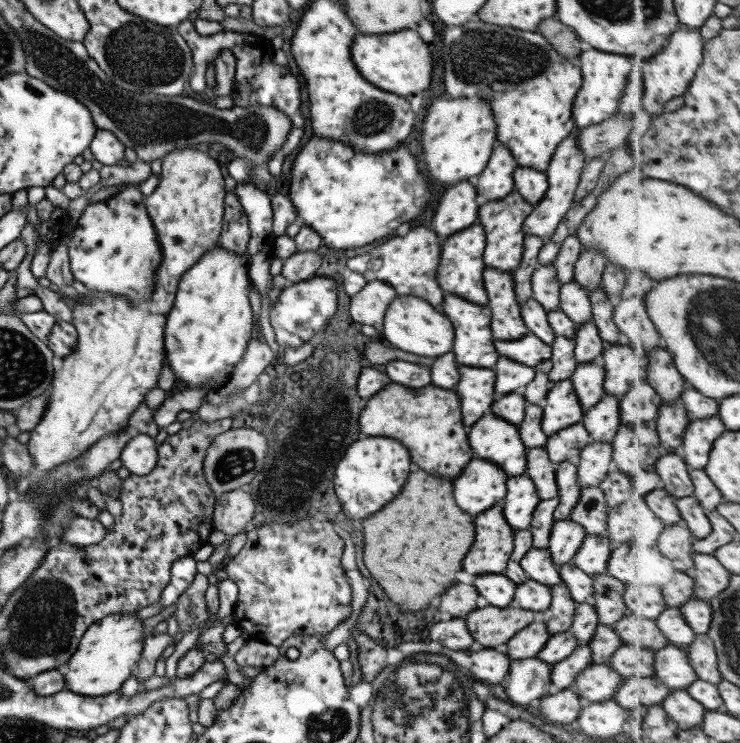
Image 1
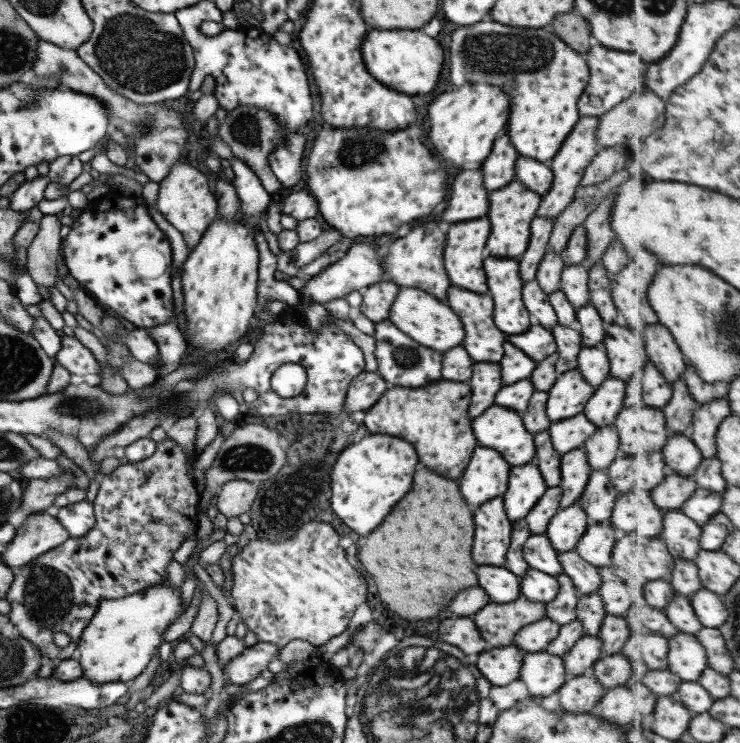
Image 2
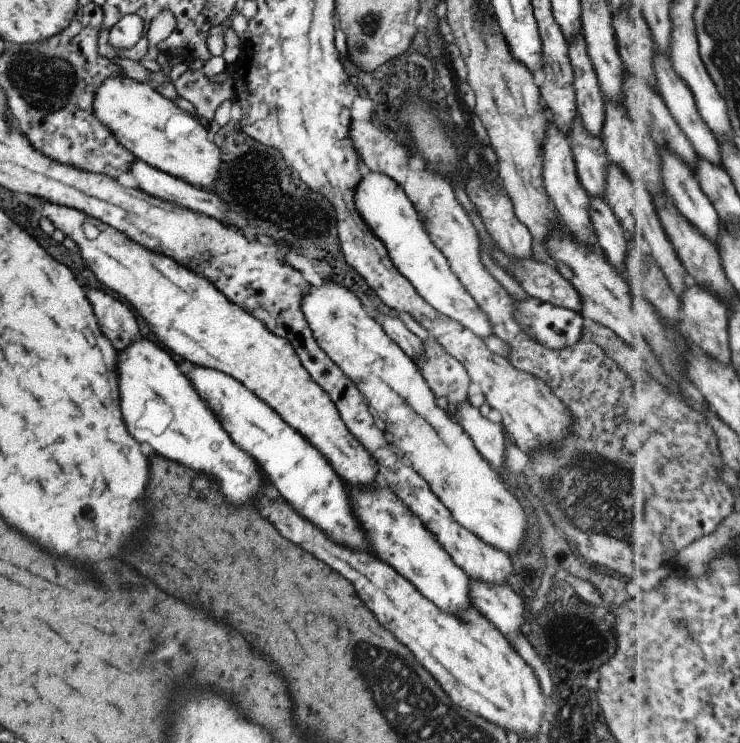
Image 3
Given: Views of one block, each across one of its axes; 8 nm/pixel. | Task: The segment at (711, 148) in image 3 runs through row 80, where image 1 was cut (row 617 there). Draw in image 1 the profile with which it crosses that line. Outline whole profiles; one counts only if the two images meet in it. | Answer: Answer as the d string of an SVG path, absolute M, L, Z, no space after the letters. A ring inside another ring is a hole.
M668 607L656 621L665 636L674 645L687 648L696 639L697 634L688 625L680 607Z

